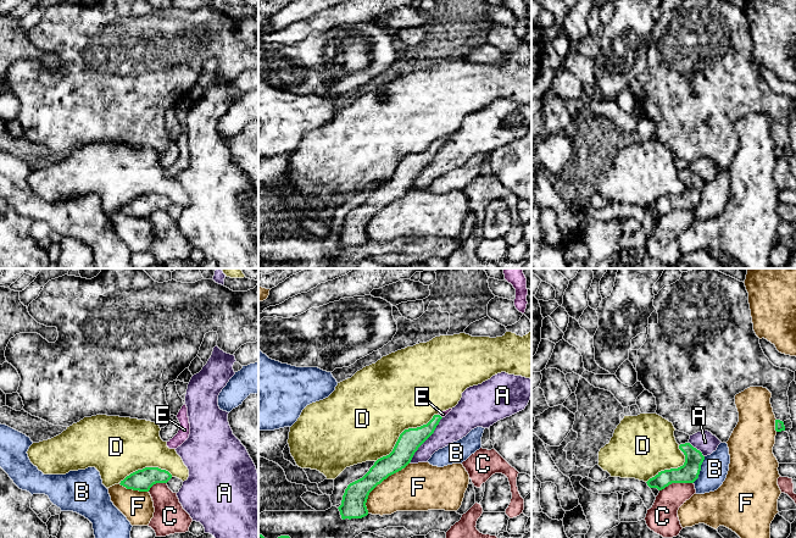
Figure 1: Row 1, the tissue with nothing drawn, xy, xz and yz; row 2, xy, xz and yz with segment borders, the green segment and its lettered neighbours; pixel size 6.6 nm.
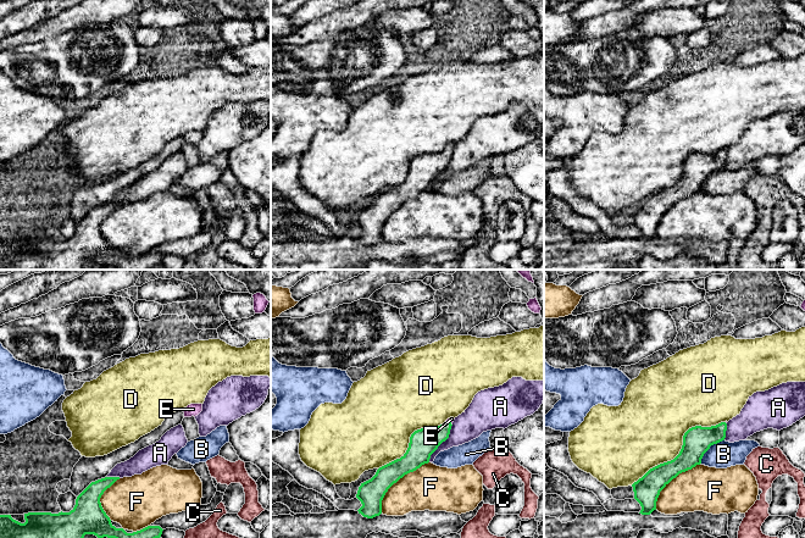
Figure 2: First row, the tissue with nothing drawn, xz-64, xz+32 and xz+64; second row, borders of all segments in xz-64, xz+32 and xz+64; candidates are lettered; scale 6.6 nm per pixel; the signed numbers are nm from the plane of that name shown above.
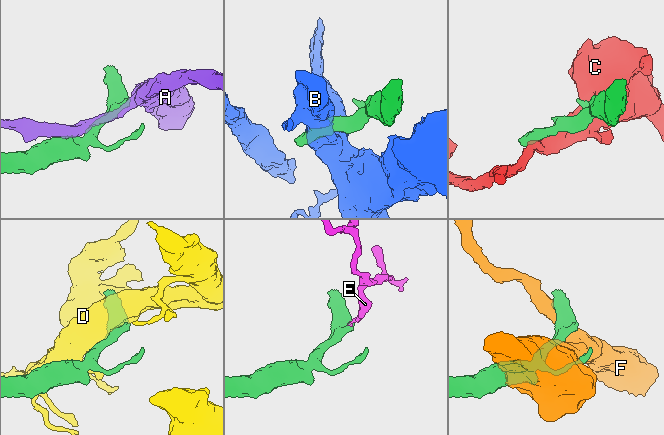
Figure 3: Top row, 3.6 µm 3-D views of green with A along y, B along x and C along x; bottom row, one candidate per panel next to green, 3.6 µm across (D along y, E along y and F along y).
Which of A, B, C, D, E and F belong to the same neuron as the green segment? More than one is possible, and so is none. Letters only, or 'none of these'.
E

